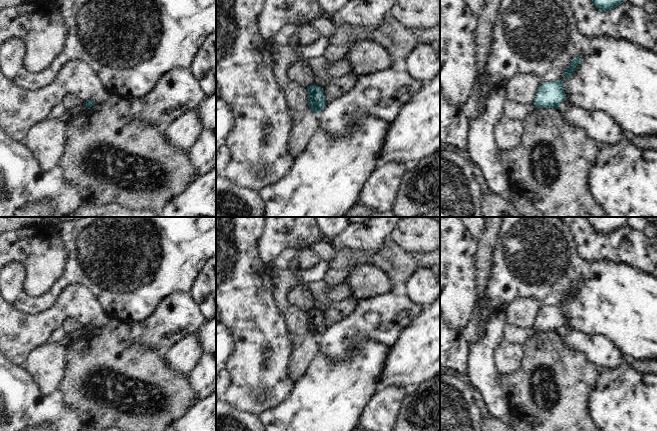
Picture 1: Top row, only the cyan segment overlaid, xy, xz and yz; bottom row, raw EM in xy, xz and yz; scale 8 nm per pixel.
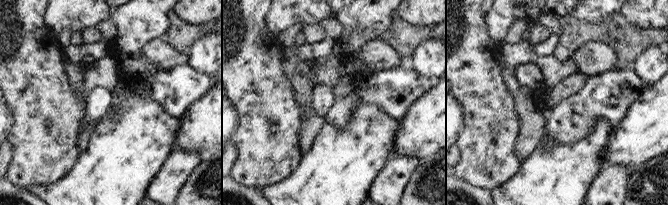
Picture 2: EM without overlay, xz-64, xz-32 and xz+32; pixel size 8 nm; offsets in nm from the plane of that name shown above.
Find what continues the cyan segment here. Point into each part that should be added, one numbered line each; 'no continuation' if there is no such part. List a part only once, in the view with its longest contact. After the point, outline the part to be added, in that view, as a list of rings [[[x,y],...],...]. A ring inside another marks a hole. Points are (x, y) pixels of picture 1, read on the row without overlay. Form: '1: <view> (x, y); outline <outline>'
no continuation

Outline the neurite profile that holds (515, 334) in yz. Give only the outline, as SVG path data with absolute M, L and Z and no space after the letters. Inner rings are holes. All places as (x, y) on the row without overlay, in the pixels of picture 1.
M506 323L504 326L504 339L514 343L522 344L536 333L534 328L523 328Z

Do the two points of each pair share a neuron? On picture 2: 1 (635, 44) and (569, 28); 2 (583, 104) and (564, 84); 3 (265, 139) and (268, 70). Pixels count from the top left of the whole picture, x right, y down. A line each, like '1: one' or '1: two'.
1: one
2: two
3: one

